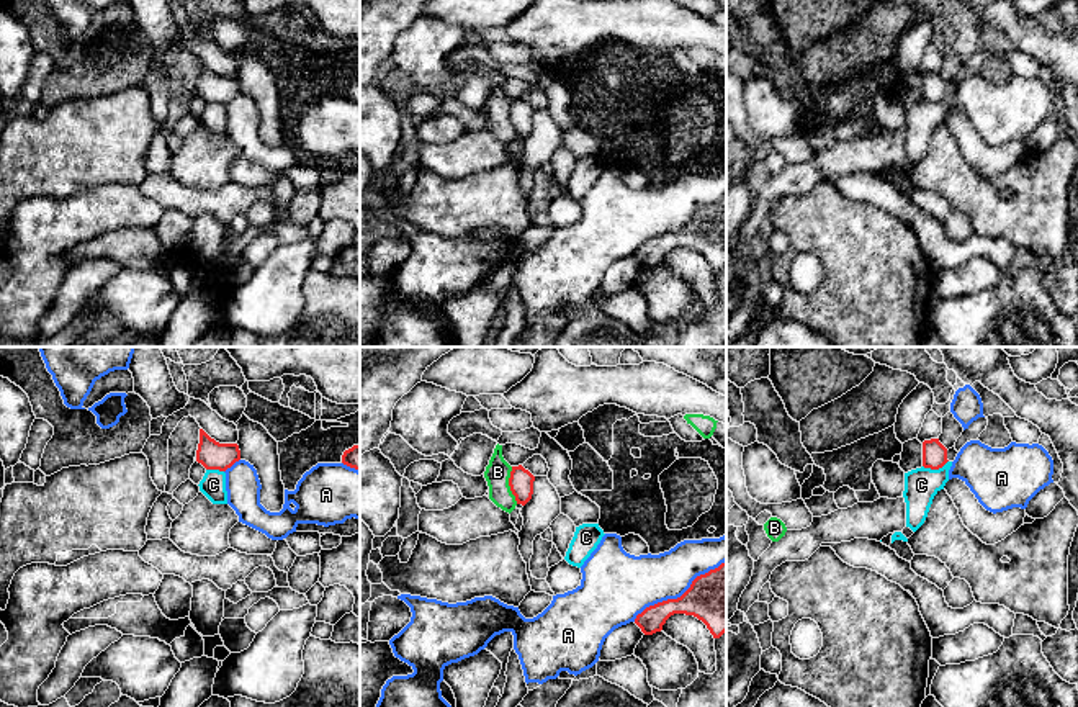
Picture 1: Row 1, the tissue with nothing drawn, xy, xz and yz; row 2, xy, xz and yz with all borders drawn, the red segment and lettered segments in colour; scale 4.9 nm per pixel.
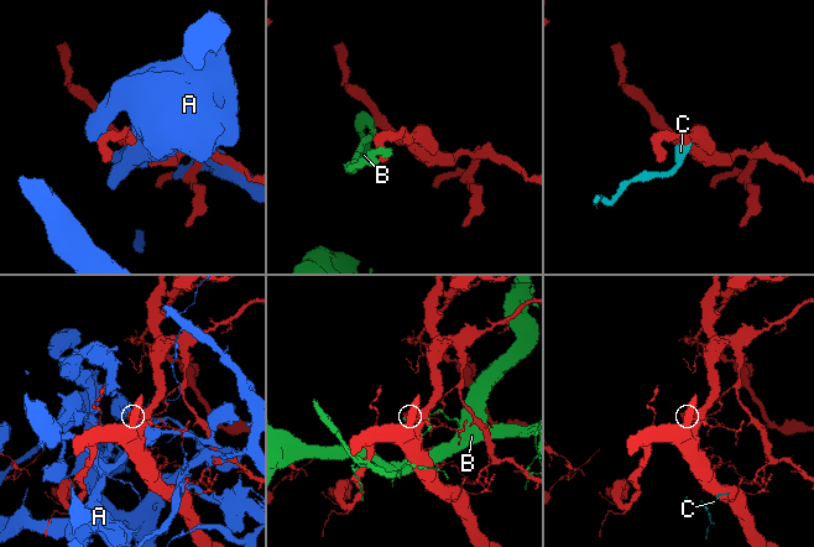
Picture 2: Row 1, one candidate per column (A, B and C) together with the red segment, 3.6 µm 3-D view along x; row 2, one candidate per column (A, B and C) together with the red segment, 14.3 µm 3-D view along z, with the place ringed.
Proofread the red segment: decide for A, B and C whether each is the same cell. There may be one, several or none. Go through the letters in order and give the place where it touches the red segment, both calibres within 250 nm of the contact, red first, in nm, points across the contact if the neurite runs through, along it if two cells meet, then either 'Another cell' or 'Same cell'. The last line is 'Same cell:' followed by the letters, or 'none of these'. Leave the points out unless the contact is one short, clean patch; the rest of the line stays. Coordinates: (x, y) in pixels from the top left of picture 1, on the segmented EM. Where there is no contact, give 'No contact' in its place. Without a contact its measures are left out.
A: Touches red at xz (681, 596). Thickness 320 nm (red) against 280 nm. Another cell
B: Touches red at xz (509, 485). Thickness 120 nm (red) against 120 nm. Another cell
C: Touches red at yz (934, 468). Thickness 130 nm (red) against 170 nm. Boundary: yz (947, 460), (938, 468), (923, 467). Another cell
Same cell: none of these

